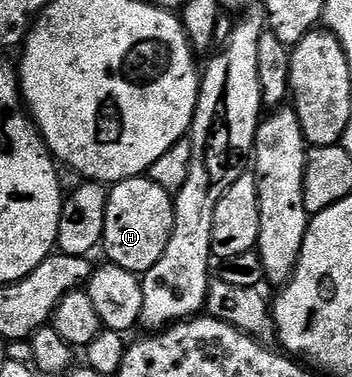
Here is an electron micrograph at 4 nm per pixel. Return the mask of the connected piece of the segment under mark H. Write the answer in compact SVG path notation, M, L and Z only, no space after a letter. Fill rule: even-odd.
M131 177L125 181L115 182L108 189L106 203L106 223L102 250L111 264L122 267L126 271L143 275L162 259L162 251L166 251L166 243L170 243L170 235L174 231L174 215L176 203L173 194L162 191L158 183L149 177Z

